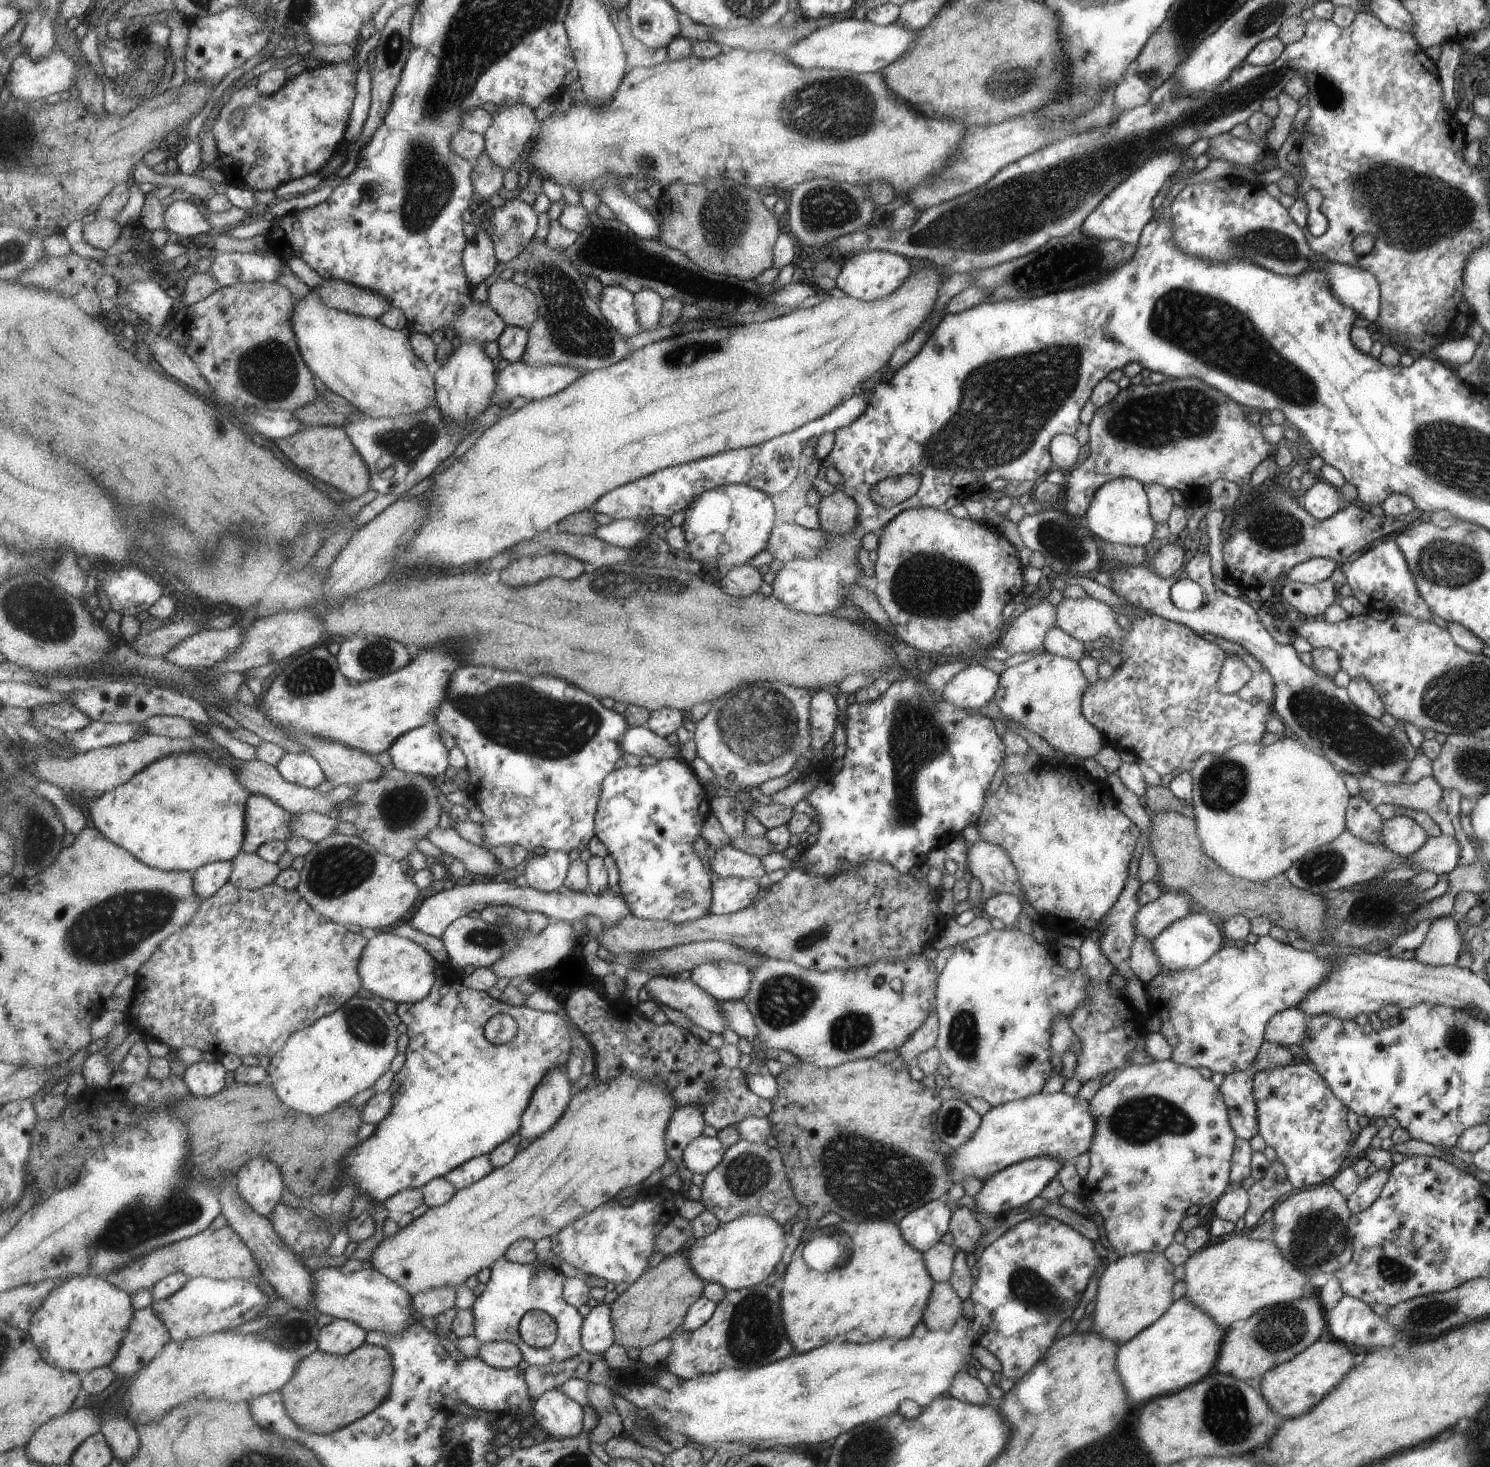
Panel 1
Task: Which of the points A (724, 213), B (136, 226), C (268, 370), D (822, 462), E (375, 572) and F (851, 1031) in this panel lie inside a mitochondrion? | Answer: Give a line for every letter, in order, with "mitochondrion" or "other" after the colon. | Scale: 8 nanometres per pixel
A: mitochondrion
B: other
C: mitochondrion
D: other
E: other
F: mitochondrion

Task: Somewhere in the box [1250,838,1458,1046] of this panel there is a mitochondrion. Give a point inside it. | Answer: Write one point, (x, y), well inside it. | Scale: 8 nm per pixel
(1372, 914)

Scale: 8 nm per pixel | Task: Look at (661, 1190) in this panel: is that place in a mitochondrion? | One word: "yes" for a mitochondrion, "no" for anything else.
no

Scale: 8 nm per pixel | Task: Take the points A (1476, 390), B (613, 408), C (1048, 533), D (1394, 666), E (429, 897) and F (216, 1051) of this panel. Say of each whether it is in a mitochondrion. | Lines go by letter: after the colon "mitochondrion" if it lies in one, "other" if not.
A: other
B: other
C: mitochondrion
D: other
E: other
F: other

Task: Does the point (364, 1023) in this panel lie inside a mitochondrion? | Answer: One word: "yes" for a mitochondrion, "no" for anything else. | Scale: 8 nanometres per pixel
yes

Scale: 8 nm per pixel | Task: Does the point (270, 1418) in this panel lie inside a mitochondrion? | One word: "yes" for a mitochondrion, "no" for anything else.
no

